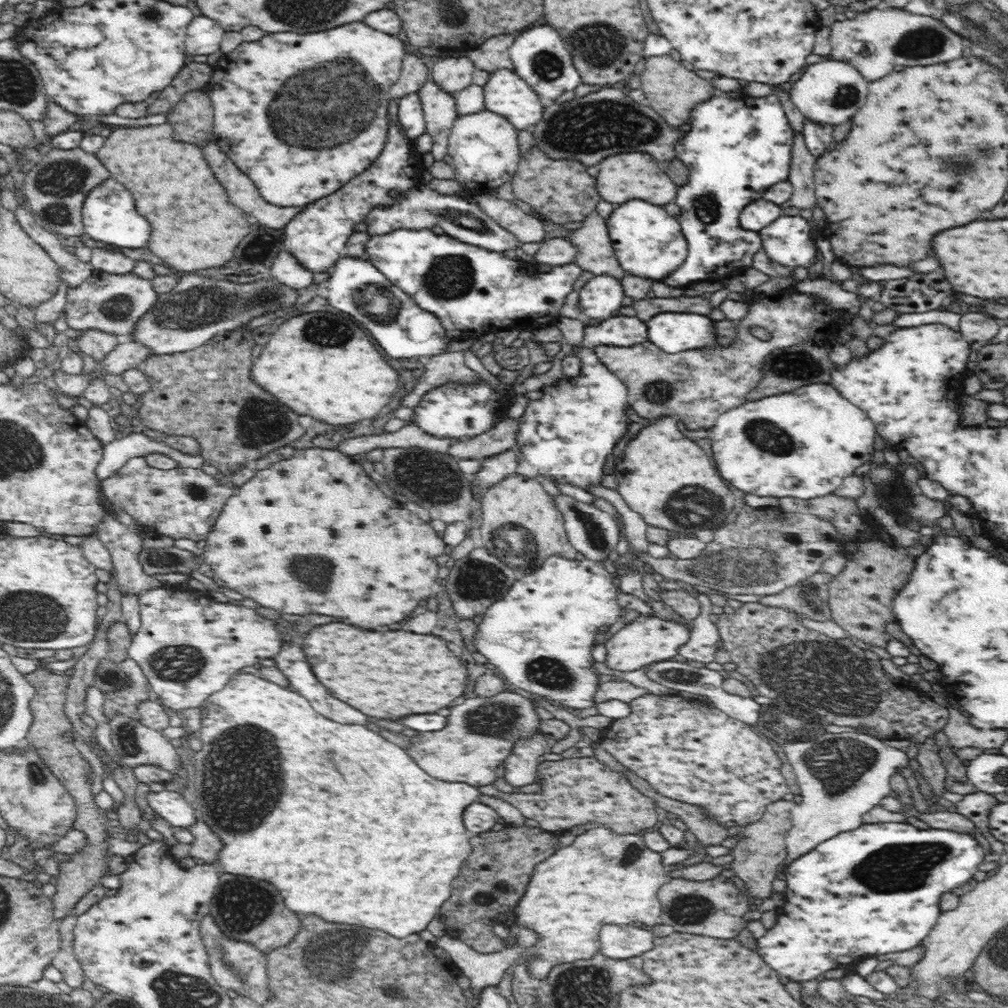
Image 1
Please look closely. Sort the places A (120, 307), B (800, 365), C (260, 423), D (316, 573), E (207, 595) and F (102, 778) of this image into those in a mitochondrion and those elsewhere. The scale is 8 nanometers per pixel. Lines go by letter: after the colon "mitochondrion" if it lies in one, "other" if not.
A: mitochondrion
B: mitochondrion
C: mitochondrion
D: mitochondrion
E: other
F: other

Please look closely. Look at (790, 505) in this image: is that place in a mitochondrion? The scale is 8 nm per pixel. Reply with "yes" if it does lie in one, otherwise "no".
no

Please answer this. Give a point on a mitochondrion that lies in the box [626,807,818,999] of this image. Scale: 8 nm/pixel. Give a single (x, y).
(688, 910)

